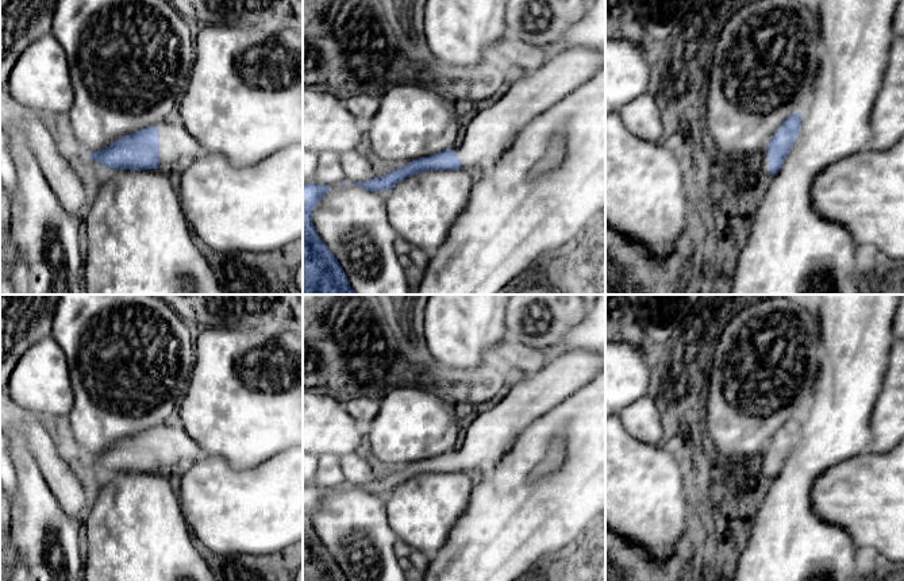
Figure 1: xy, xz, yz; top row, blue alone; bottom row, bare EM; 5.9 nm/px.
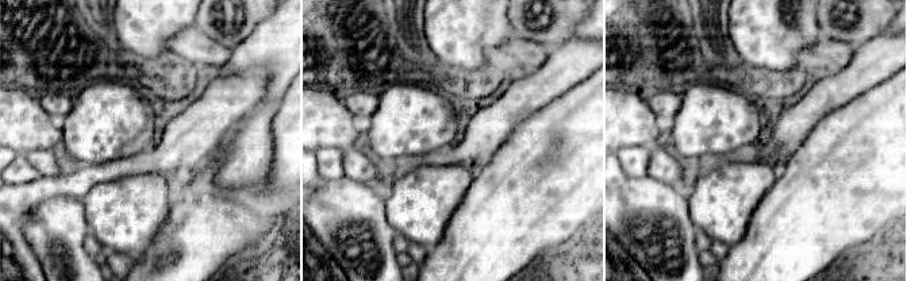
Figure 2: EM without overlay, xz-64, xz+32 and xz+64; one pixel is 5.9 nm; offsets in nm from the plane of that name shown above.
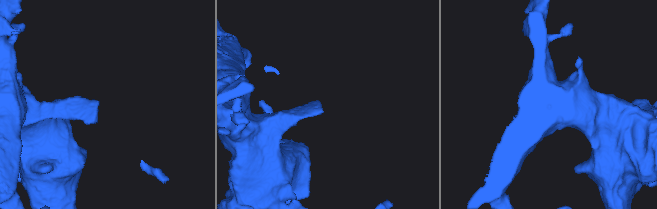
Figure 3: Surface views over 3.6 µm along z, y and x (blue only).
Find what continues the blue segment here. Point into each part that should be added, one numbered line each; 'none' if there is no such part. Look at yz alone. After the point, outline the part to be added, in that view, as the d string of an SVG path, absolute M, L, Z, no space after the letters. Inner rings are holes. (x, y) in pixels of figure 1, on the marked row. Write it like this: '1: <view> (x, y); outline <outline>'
1: yz (764, 161); outline M770 141L765 145L763 150L759 154L759 165L761 165L761 172L772 177L772 173L769 169L769 158L768 158L769 146L770 146Z

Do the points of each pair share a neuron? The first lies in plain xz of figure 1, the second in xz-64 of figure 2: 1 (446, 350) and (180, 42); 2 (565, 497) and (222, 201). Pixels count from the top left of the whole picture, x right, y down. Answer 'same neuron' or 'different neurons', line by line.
1: different neurons
2: same neuron

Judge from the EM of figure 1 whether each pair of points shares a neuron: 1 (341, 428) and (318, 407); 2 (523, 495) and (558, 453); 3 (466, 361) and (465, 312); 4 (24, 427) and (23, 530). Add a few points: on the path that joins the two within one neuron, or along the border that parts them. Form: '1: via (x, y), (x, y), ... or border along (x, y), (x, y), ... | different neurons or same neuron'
1: via (335, 424), (323, 412) | same neuron
2: border along (565, 454), (557, 469), (542, 474), (533, 474) | different neurons
3: via (466, 349), (465, 324) | same neuron
4: border along (14, 428), (18, 428), (26, 439) | different neurons

